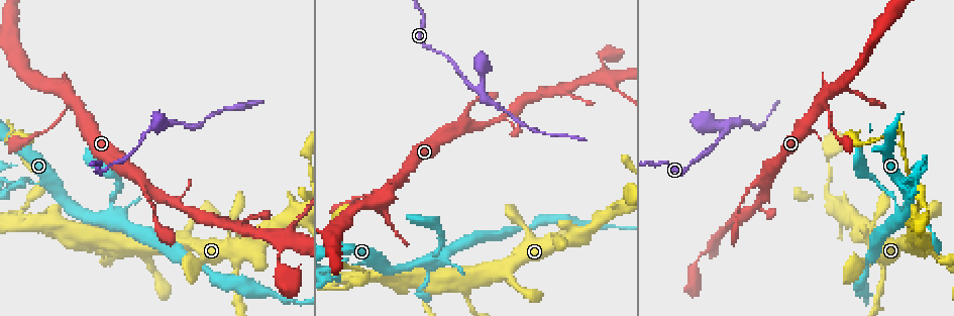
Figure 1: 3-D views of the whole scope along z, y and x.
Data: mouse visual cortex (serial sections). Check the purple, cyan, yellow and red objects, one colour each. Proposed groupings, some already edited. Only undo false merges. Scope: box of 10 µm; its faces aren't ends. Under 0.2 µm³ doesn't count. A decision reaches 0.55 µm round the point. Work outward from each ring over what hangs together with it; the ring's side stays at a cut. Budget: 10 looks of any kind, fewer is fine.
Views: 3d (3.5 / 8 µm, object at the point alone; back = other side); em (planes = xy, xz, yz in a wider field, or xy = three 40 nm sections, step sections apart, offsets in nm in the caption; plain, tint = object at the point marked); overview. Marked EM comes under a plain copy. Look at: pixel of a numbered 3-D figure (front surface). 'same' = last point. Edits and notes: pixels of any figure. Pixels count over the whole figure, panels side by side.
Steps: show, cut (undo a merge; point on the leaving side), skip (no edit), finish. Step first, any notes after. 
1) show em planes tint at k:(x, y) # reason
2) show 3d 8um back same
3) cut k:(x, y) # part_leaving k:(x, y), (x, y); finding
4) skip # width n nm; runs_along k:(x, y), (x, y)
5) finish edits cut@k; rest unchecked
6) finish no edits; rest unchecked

show 3d 3.5um at 1:(478, 90)

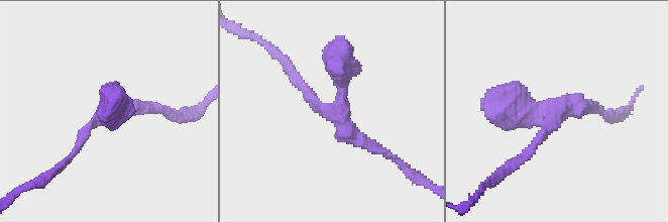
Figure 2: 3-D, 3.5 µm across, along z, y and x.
show em xy step 3 tint at 2:(335, 107)

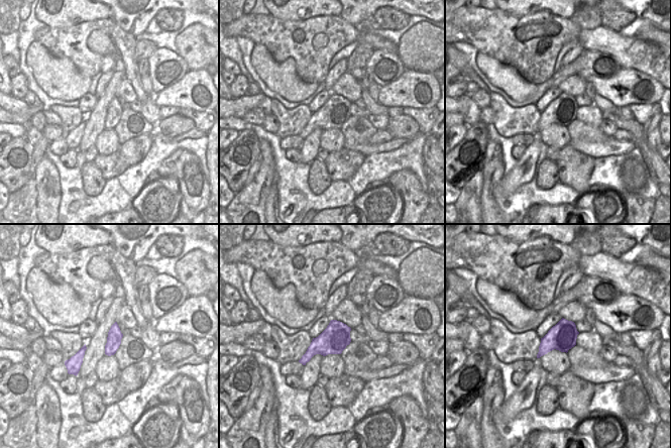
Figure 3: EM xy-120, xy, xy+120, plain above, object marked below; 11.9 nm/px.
skip # width 340 nm; runs_along 2:(67, 158), (113, 102); continuous, no second cell

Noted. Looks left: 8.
show 3d 3.5um at 1:(905, 188) # sudden change in width

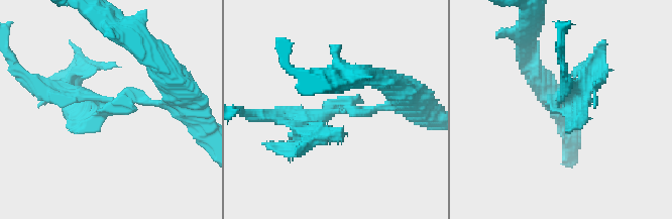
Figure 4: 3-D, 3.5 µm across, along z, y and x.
show em planes tint at 4:(105, 109) # need the tissue

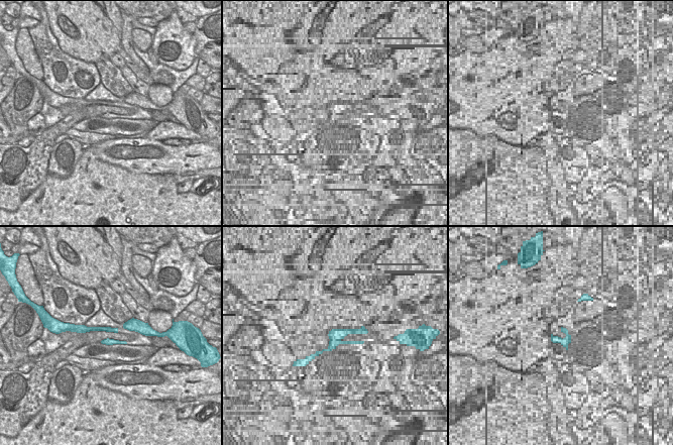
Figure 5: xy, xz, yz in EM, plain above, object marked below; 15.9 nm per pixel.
skip # runs_along 4:(159, 103), (104, 109), (73, 90), (79, 72); one cell here

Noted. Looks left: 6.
show 3d 8um at 1:(145, 248) # two arms in line, one across

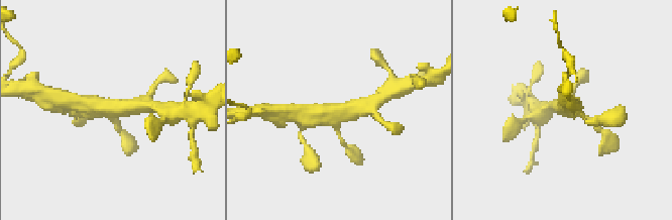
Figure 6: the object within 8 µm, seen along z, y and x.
show em xy step 5 tint same # now the EM

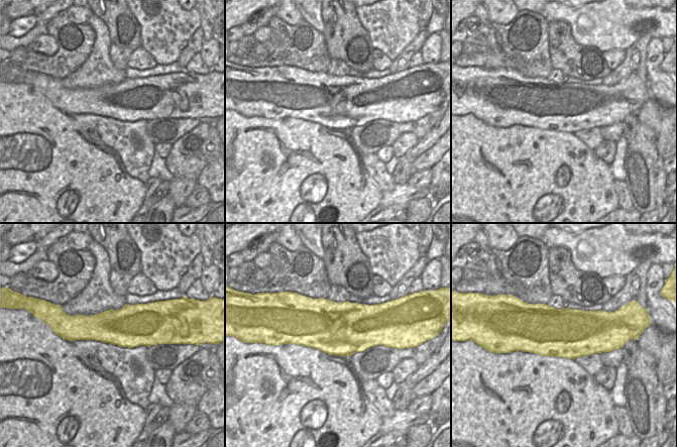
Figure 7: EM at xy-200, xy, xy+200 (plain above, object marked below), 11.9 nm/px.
skip # arms 3; arm_widths 200, 600, 600 nm; runs_along 6:(370, 105), (311, 116); one cell here

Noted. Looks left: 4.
show 3d 3.5um back at 1:(271, 236) # four-way junction

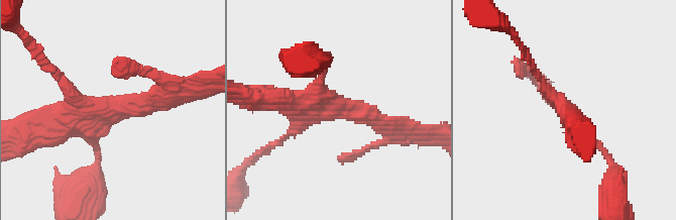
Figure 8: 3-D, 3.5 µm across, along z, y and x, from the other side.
show em planes tint at 8:(337, 111) # arms 4; arm_widths 150, 200, 250, 350 nm; need the tissue

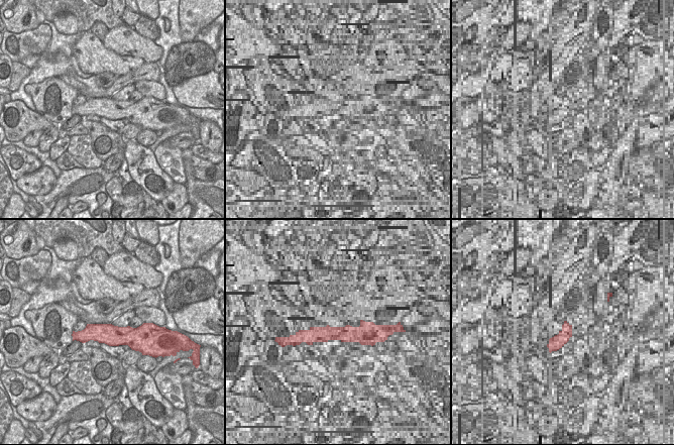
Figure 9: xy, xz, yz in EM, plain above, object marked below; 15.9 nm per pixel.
skip # width 320 nm; runs_along 8:(399, 127), (319, 99), (322, 68); continuous, no second cell

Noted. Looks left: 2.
finish no edits; rest unchecked

